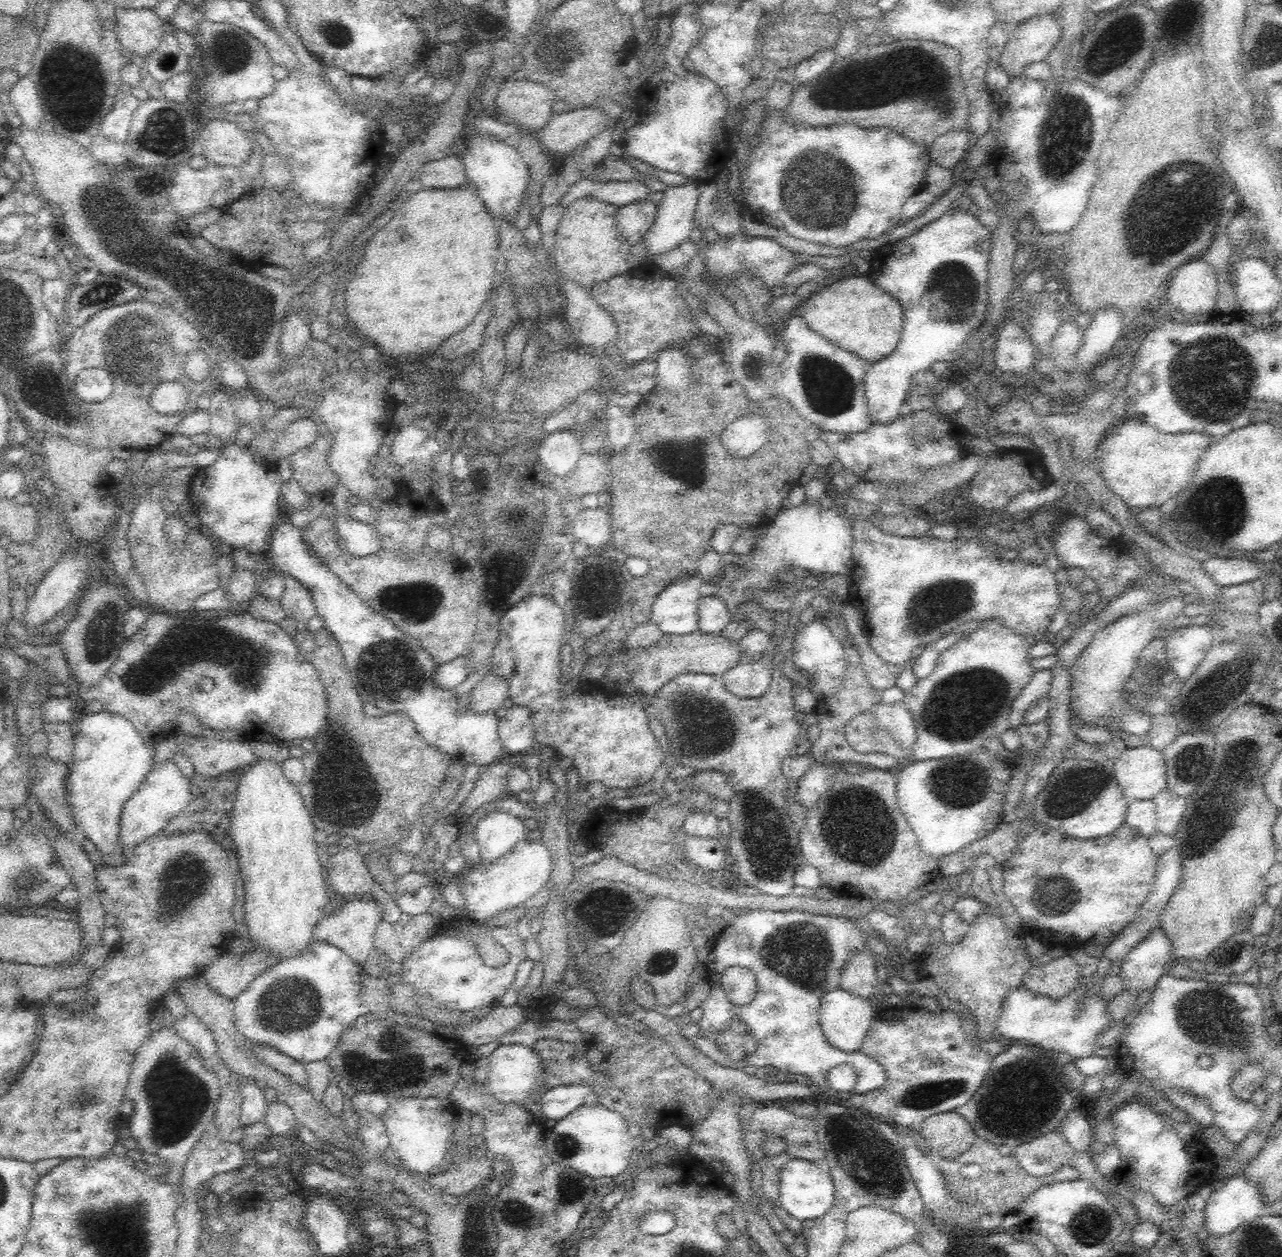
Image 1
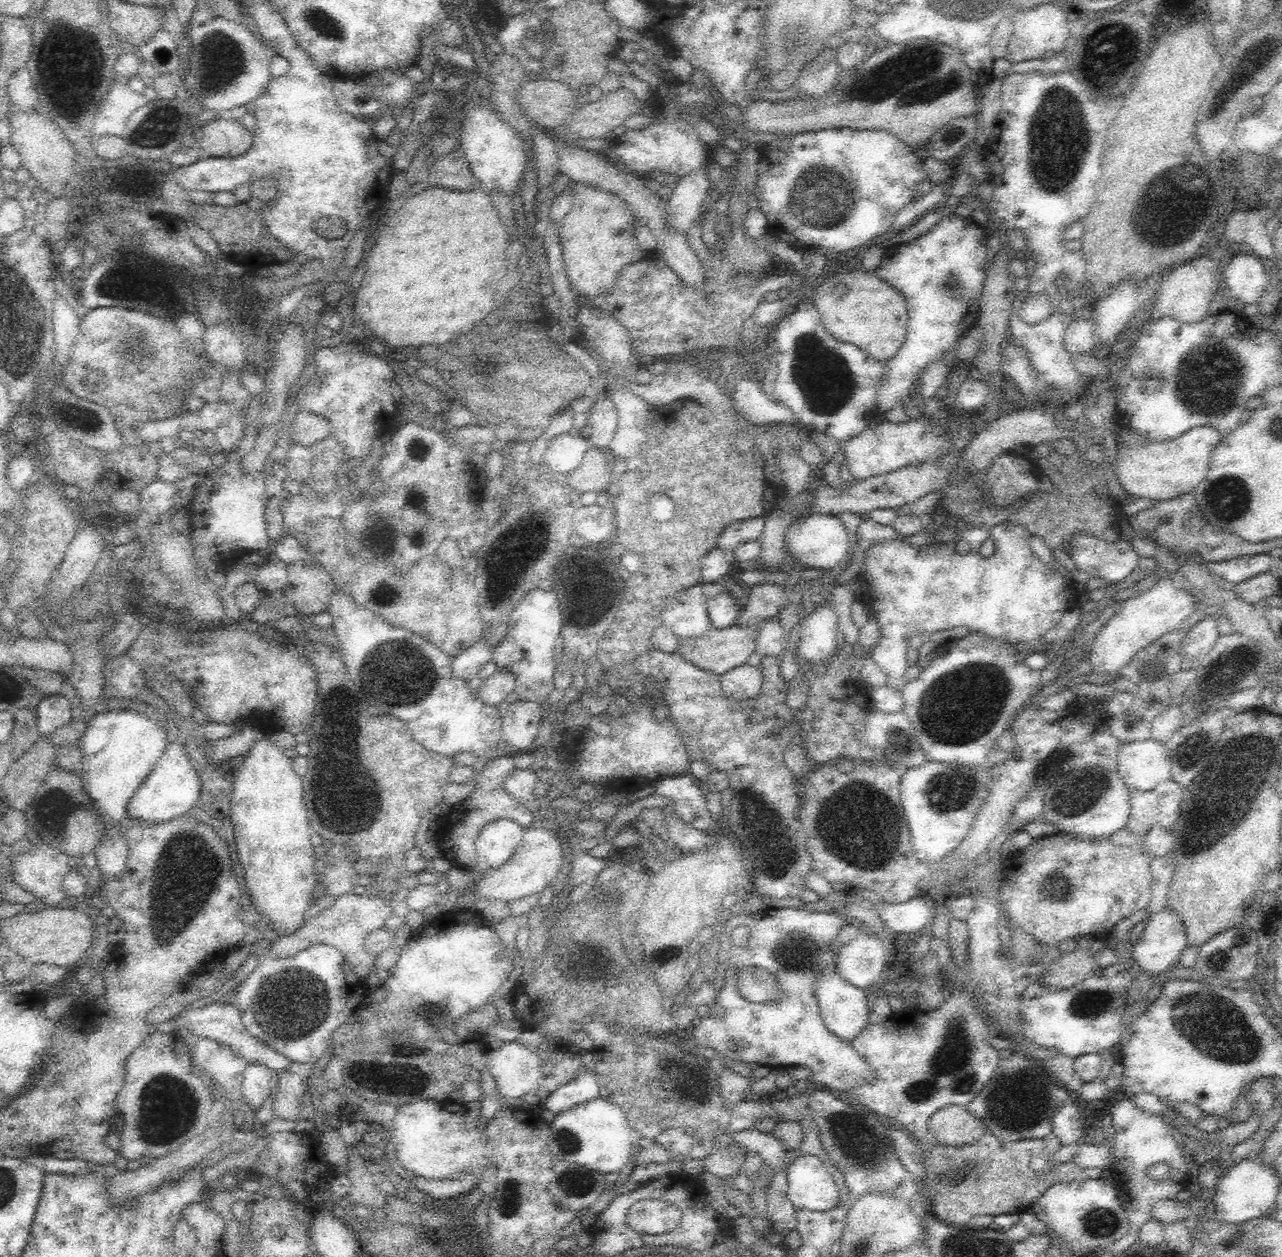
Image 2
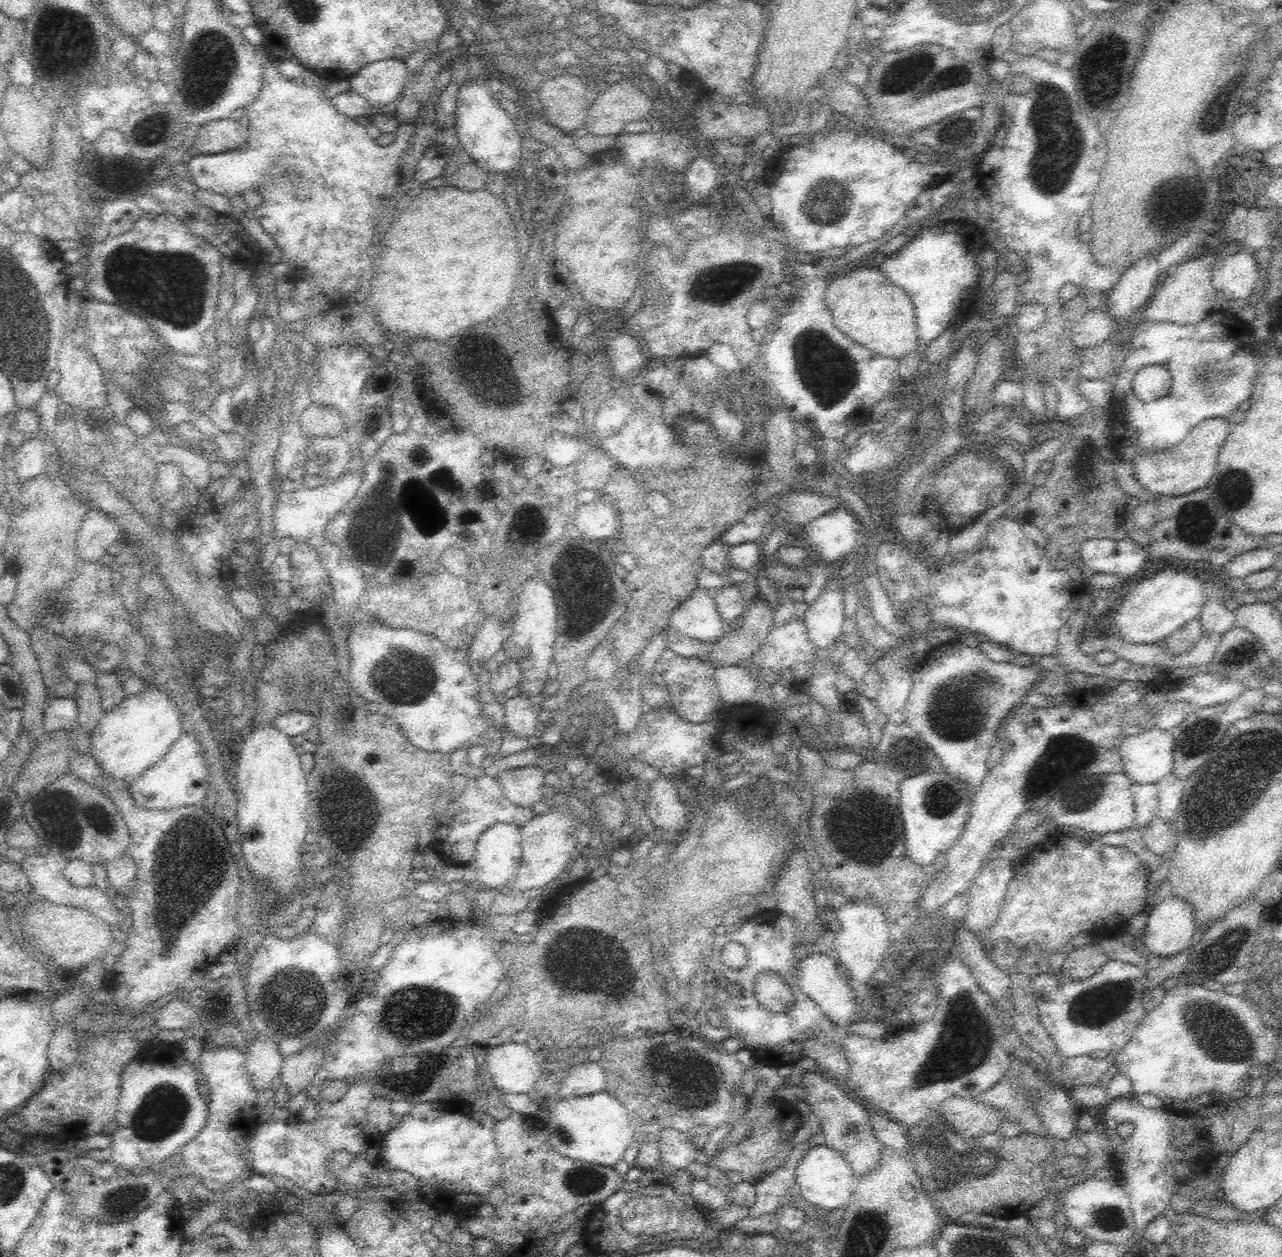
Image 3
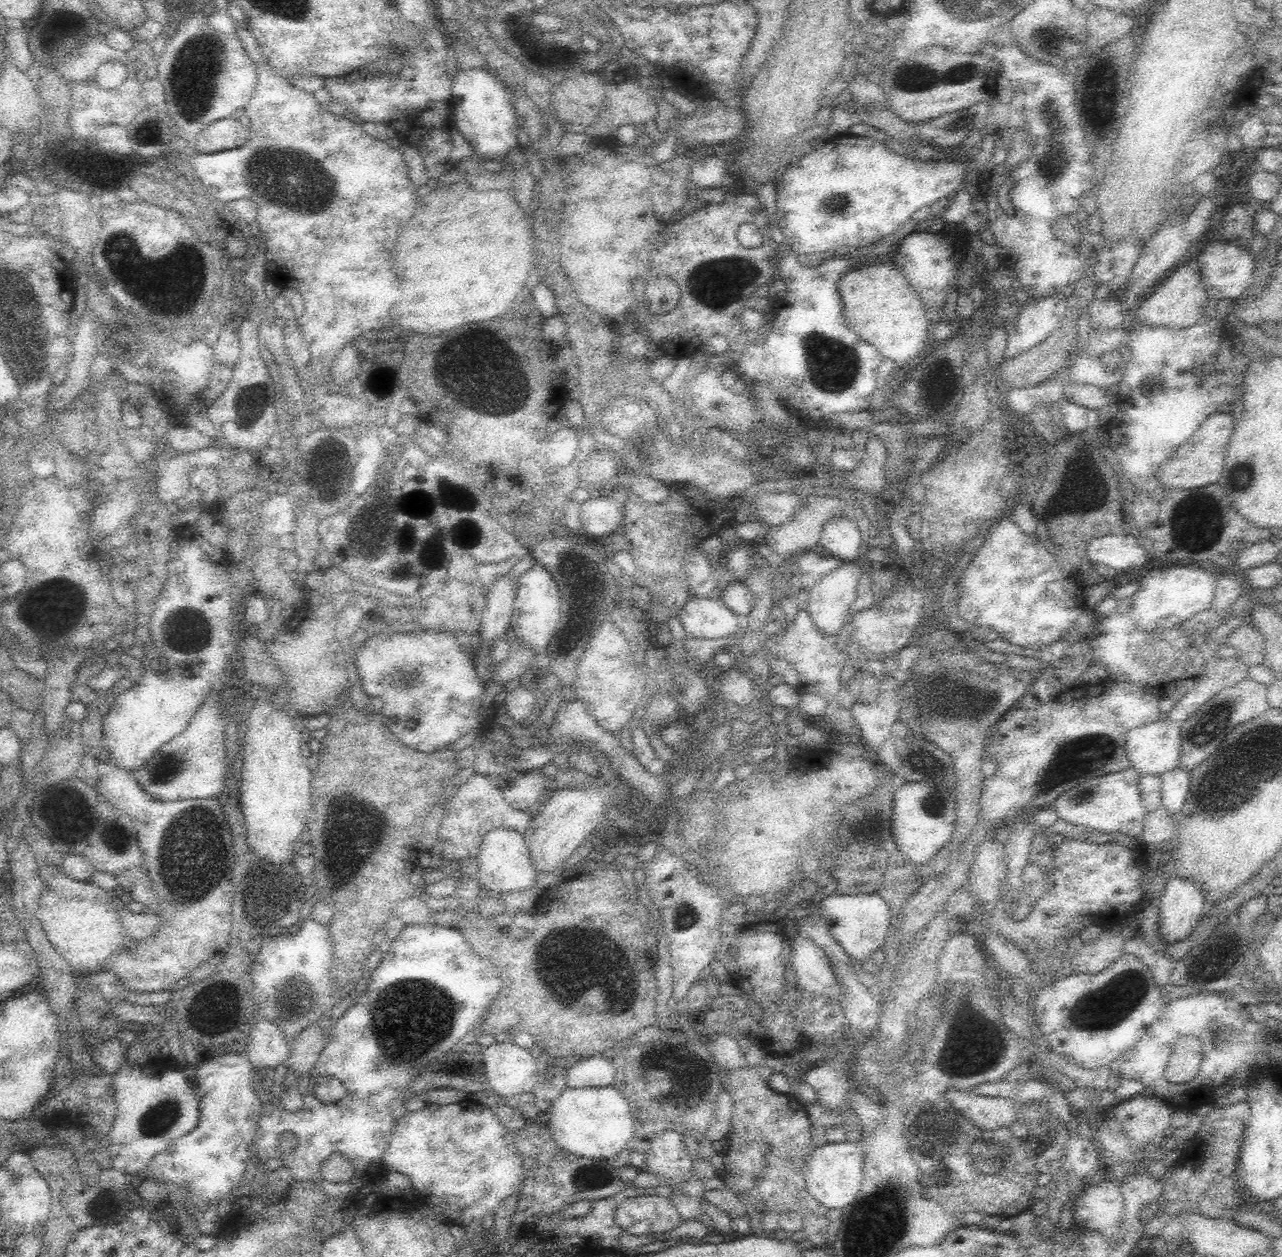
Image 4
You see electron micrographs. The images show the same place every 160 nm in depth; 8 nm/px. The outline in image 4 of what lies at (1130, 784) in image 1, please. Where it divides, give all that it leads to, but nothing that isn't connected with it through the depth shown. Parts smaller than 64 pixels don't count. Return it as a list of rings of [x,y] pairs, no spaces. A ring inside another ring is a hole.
[[[1168,720],[1138,726],[1126,734],[1126,752],[1140,774],[1162,774],[1178,768],[1182,736],[1180,726]]]

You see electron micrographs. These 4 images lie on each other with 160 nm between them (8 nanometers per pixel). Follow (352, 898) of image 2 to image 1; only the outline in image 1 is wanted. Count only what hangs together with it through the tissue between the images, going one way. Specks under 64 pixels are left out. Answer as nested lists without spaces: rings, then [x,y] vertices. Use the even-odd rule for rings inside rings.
[[[357,899],[345,901],[342,908],[332,914],[322,916],[322,920],[316,924],[313,939],[327,942],[340,948],[350,956],[353,962],[370,962],[370,957],[374,948],[372,946],[372,936],[376,930],[376,924],[380,922],[382,912],[376,902],[372,900]],[[257,948],[237,958],[226,952],[220,953],[201,974],[212,990],[226,998],[236,998],[242,994],[256,976],[272,969],[280,962],[267,952]]]

